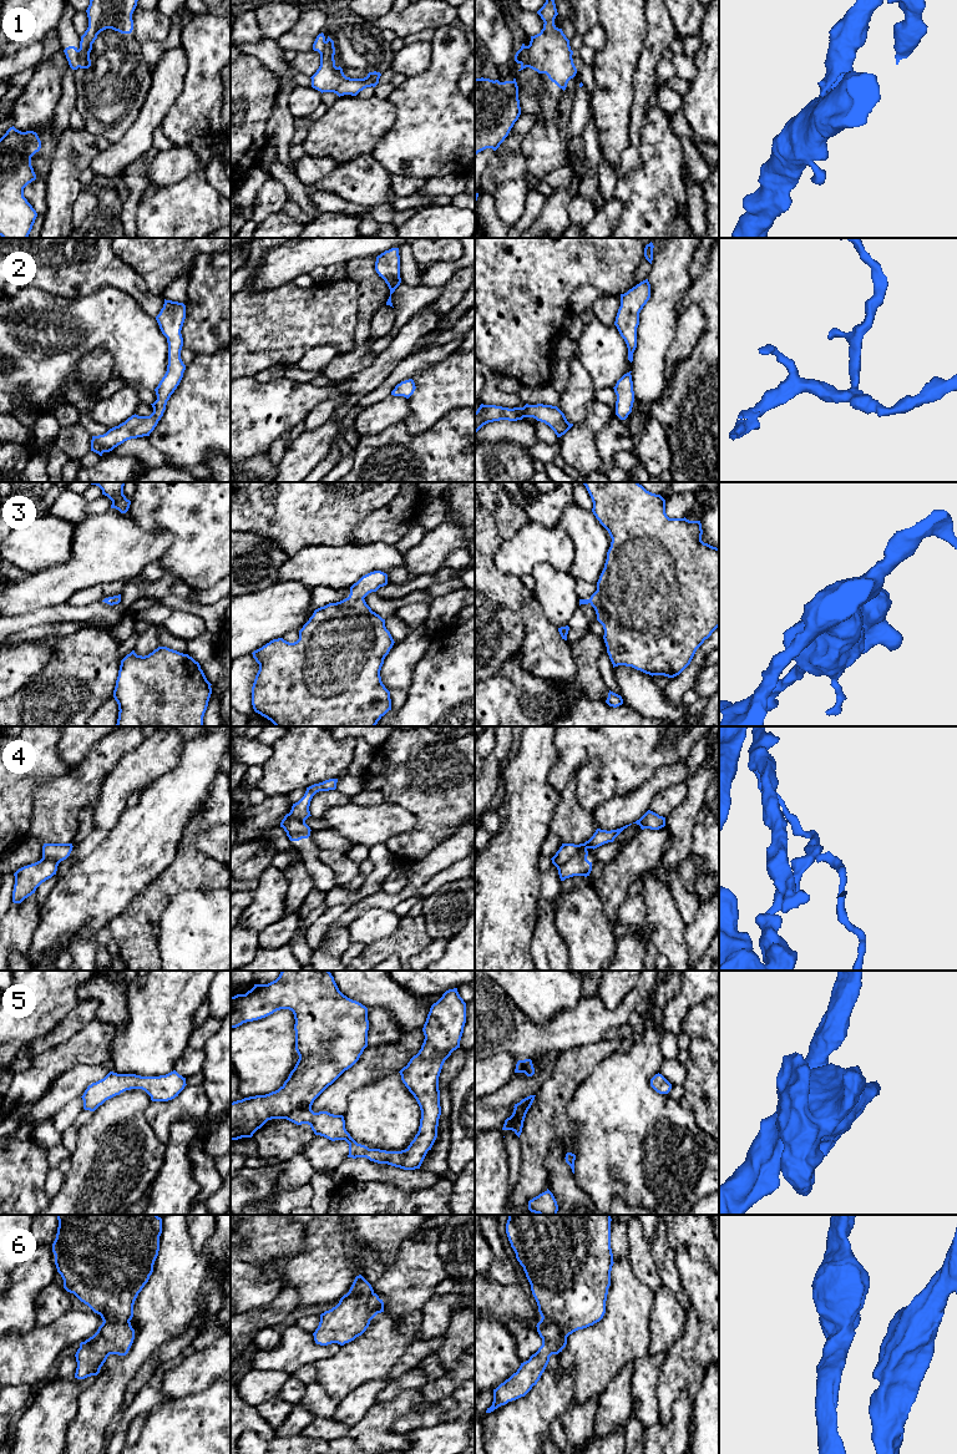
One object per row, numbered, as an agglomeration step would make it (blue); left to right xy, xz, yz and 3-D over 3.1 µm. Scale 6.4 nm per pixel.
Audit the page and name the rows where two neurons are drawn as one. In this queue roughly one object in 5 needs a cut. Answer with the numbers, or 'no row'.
1, 4

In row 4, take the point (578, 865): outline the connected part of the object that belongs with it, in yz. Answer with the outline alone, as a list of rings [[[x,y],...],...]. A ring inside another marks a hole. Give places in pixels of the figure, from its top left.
[[[584,850],[573,855],[566,863],[557,867],[561,881],[573,876],[589,876],[592,862],[587,860],[588,851]]]

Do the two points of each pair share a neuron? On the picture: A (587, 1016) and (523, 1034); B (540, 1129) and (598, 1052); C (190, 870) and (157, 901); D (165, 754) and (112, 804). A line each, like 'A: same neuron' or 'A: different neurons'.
A: same neuron
B: same neuron
C: same neuron
D: same neuron

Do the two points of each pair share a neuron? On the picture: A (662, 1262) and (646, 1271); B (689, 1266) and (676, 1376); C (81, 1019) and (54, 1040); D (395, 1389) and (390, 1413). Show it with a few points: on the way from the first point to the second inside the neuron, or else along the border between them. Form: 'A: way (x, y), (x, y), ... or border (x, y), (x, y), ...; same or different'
A: border (648, 1242), (648, 1250), (662, 1283); different
B: way (703, 1293), (703, 1343), (698, 1348); same
C: way (75, 1021), (60, 1034); same
D: border (418, 1389), (404, 1389), (391, 1399), (378, 1402); different

